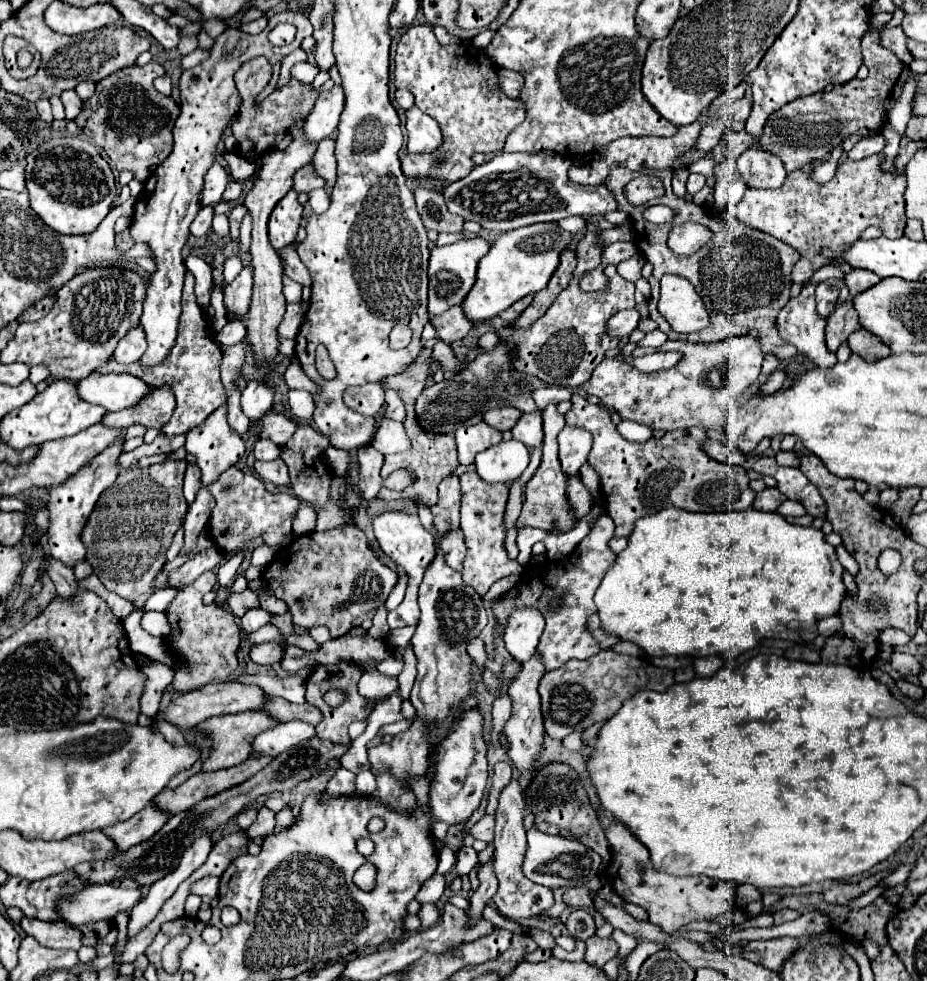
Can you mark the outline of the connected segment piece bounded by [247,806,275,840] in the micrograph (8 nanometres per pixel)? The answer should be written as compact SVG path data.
M263 806L259 810L259 816L257 816L257 822L251 826L251 830L247 830L249 838L255 840L259 836L265 836L265 834L271 834L275 830L275 812L269 810L267 806Z

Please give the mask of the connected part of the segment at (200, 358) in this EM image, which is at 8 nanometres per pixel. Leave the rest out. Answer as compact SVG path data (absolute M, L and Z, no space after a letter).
M191 272L185 274L185 288L183 288L183 314L181 314L181 322L179 322L179 336L177 336L177 344L171 350L169 358L165 362L161 362L159 366L153 366L151 370L143 370L143 366L139 366L137 362L133 362L131 366L119 366L115 360L107 362L107 366L101 366L99 370L103 372L129 372L135 374L137 378L141 378L147 386L155 388L161 384L167 384L173 388L175 398L177 398L177 408L171 416L171 420L161 428L163 434L173 436L173 434L185 434L191 428L199 426L203 422L203 418L207 418L207 414L211 414L215 408L219 408L225 400L225 388L221 384L221 376L219 376L219 366L221 366L221 350L217 346L217 342L213 338L207 338L207 318L201 306L197 306L195 302L195 294L193 294L193 286L195 286L195 278Z

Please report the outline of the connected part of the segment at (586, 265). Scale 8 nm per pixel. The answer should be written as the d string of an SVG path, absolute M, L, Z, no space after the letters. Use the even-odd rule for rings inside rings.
M587 222L585 236L577 244L577 268L573 272L573 278L567 290L563 290L563 294L555 298L551 308L541 318L537 318L529 328L503 326L497 330L499 340L507 342L511 350L509 358L511 358L511 366L515 372L523 376L535 376L549 386L577 388L591 376L595 366L601 364L601 360L605 358L605 352L613 348L611 346L613 340L607 334L607 320L617 310L635 306L635 300L633 300L635 286L623 280L617 274L615 266L607 266L605 274L609 276L609 288L601 292L583 292L577 286L579 278L587 270L593 270L595 266L601 264L601 252L603 248L599 244L599 228L593 222ZM565 342L571 348L565 348Z

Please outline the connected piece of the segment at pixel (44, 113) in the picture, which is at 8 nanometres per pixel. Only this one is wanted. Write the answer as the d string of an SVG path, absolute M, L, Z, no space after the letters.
M39 98L39 100L35 102L35 106L37 106L37 112L39 112L41 120L51 124L51 122L53 122L53 114L51 114L51 106L49 106L49 100L47 100L47 98Z

